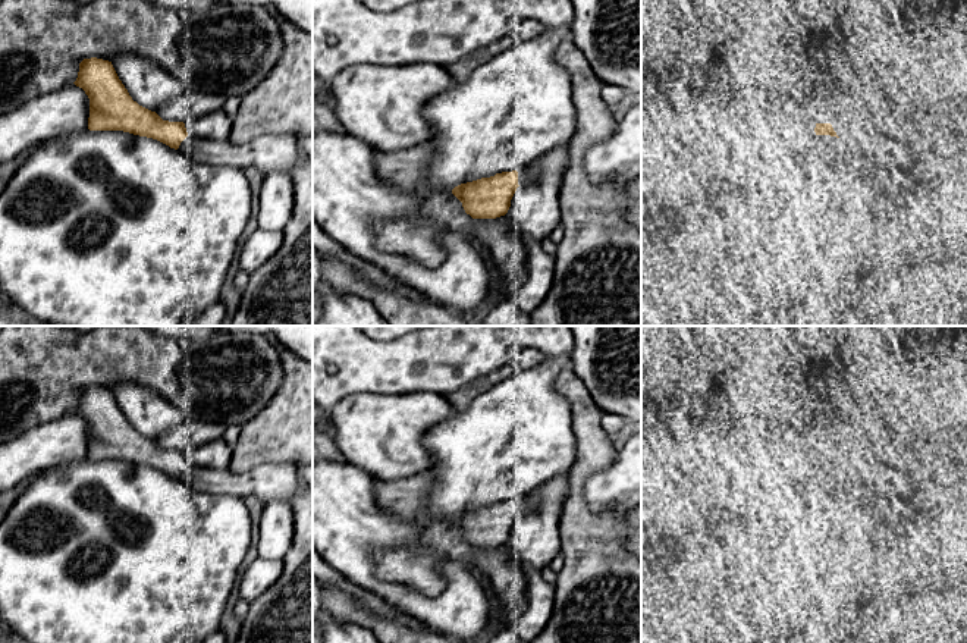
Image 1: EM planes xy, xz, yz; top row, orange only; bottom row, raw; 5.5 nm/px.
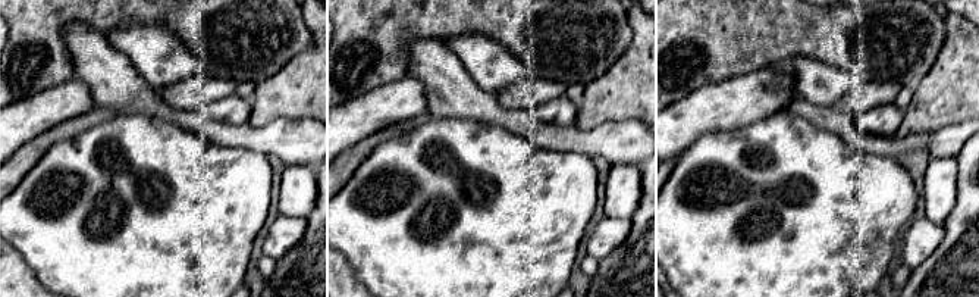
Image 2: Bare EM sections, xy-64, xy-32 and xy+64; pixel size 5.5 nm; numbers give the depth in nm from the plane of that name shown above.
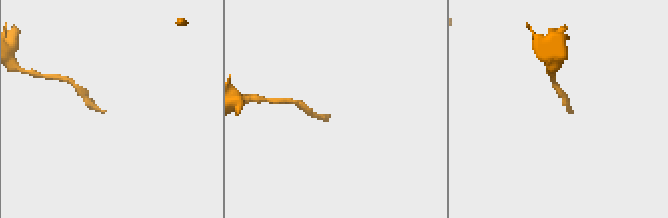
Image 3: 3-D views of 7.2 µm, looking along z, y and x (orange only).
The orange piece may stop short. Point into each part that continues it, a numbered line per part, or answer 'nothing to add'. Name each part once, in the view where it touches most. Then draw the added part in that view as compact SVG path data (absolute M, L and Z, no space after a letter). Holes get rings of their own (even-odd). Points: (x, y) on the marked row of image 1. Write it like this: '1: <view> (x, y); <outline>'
1: yz (834, 146); M816 135L820 145L832 156L842 159L845 161L853 161L858 157L857 151L845 144L841 138L831 135Z

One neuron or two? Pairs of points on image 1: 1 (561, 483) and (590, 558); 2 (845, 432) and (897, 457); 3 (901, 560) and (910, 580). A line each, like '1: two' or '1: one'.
1: two
2: two
3: one

